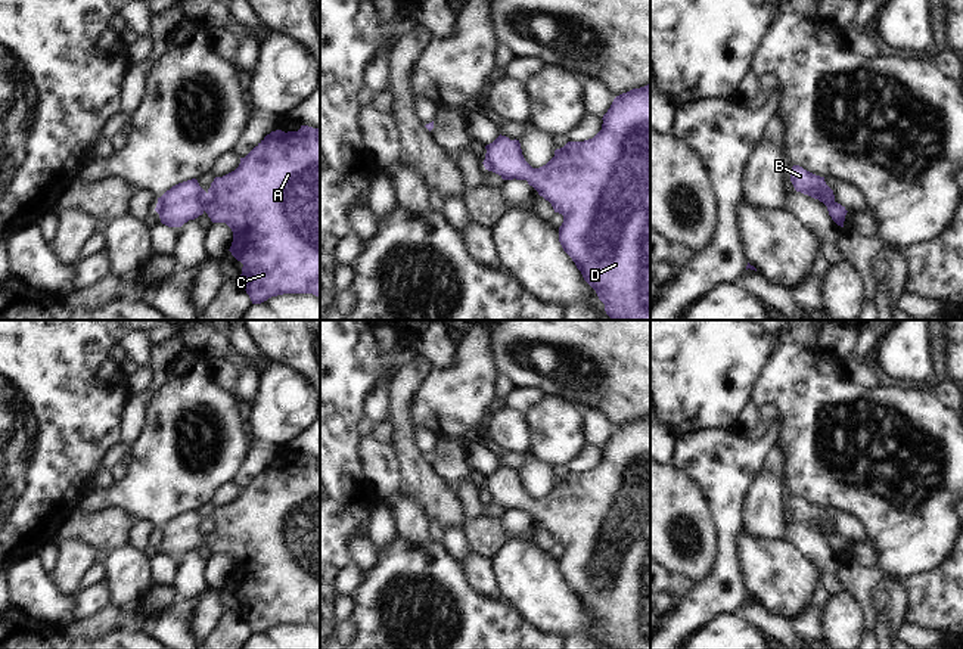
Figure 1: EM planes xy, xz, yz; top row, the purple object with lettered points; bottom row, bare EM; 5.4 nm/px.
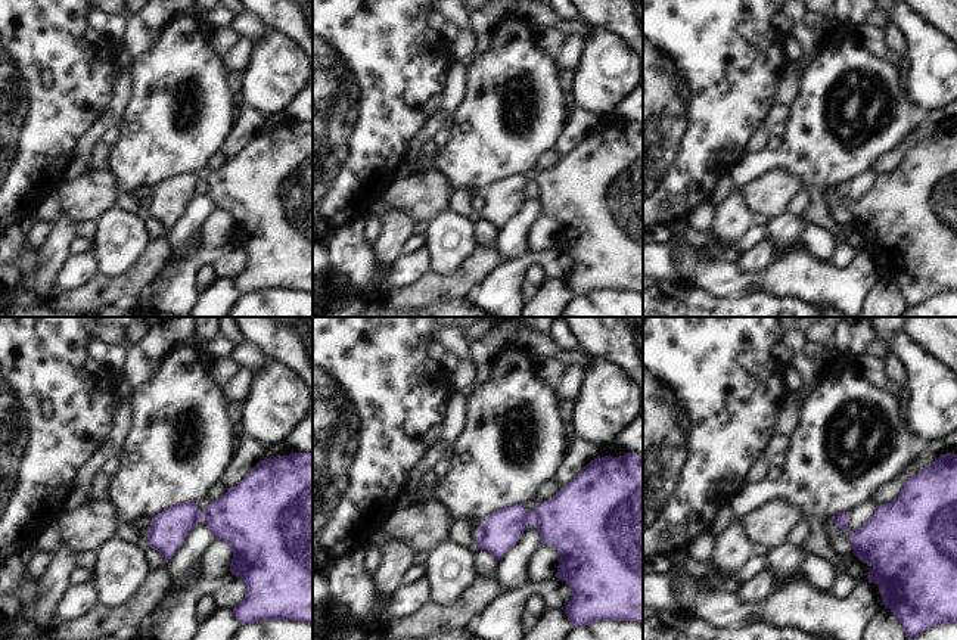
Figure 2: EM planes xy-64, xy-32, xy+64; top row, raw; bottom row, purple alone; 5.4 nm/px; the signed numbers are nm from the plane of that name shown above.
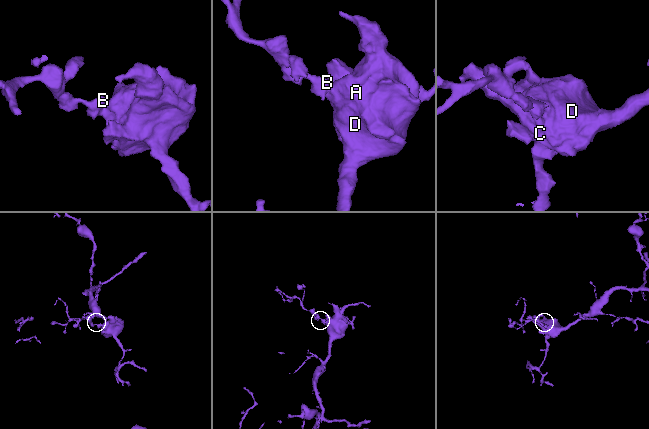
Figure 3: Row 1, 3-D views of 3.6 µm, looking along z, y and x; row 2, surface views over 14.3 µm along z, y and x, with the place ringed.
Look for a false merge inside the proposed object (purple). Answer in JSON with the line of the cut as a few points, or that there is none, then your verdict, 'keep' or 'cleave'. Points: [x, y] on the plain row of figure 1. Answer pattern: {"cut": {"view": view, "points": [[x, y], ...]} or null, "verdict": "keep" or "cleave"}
{"cut": null, "verdict": "keep"}

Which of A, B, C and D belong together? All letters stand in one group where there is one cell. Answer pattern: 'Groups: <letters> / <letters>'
Groups: A B C D

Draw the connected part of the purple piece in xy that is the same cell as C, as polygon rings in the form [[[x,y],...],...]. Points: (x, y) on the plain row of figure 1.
[[[301,456],[298,462],[271,462],[240,488],[234,502],[215,507],[206,522],[196,509],[178,513],[158,528],[155,541],[168,558],[181,558],[204,543],[212,553],[226,553],[233,562],[229,581],[243,594],[240,614],[252,634],[283,624],[320,627],[320,459]]]

